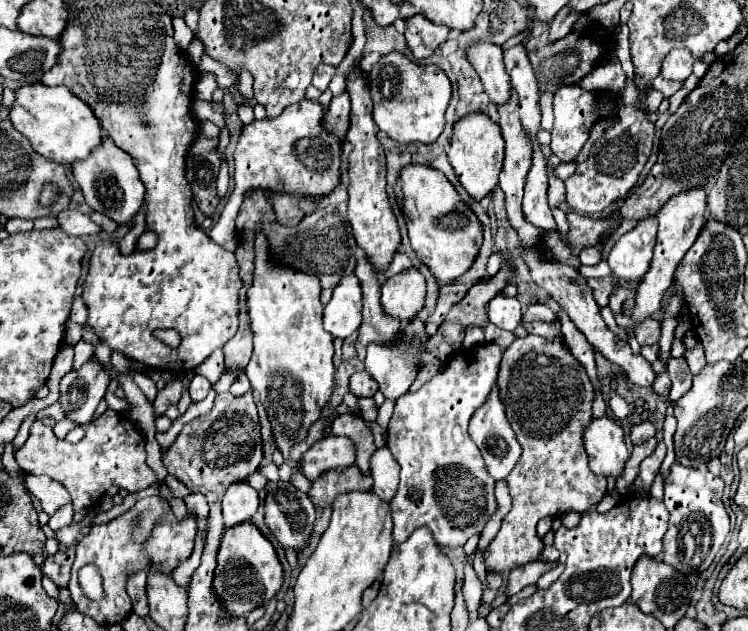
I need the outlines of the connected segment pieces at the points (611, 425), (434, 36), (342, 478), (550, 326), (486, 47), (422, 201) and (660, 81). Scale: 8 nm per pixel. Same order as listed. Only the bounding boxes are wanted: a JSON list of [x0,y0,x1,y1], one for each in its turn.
[[585,417,629,477],[405,15,449,59],[307,465,371,535],[525,321,565,343],[469,43,511,105],[399,165,483,285],[651,75,681,93]]

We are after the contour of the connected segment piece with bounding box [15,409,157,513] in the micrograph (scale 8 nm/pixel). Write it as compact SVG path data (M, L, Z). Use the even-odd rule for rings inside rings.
M107 409L97 421L89 423L85 437L75 445L53 437L51 427L33 423L31 435L15 453L15 459L23 471L27 471L27 465L31 465L31 475L47 475L59 481L71 493L75 513L91 509L91 505L95 505L95 501L113 485L127 489L129 493L137 493L157 481L155 471L145 463L145 441L139 429L133 421L113 409Z

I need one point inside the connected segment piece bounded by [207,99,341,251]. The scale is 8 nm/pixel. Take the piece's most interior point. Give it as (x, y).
(292, 153)

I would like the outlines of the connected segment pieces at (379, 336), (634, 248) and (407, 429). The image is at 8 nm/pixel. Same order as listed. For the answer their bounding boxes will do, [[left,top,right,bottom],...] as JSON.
[[355,255,401,361],[607,217,657,285],[387,343,503,547]]

